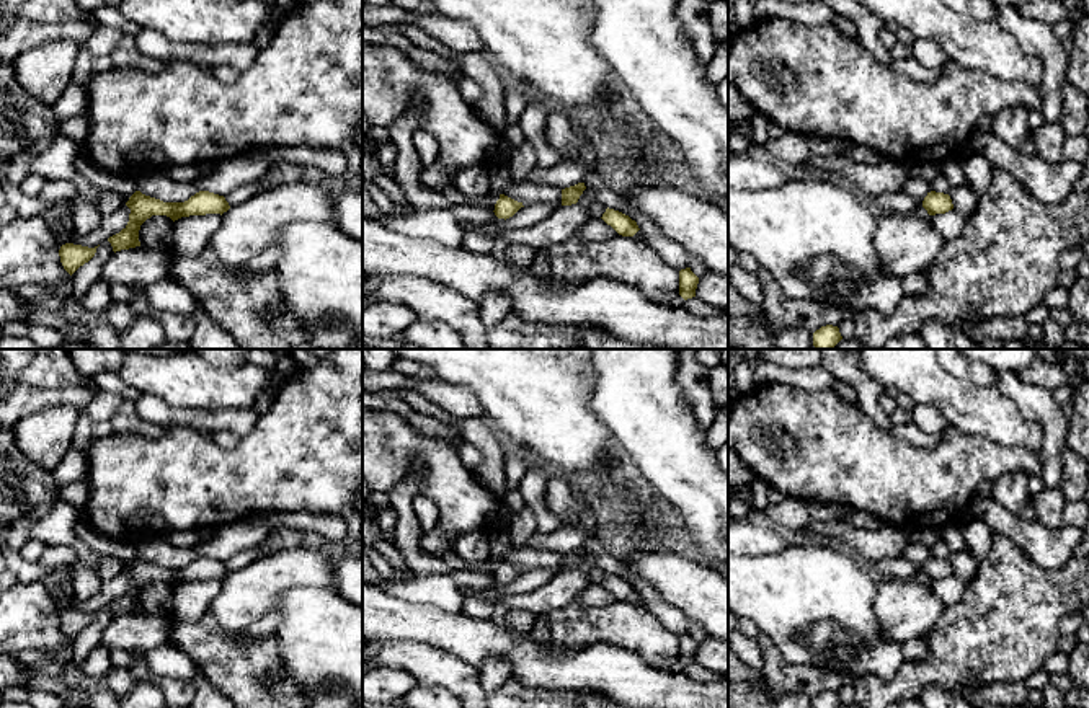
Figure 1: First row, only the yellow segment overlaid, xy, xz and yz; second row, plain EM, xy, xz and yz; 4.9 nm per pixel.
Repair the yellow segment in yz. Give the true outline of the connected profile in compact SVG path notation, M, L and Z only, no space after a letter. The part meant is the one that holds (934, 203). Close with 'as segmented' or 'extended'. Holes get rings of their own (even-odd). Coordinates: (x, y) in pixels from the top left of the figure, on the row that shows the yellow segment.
M931 191L922 201L922 207L929 215L945 214L953 209L952 199L949 194Z; as segmented

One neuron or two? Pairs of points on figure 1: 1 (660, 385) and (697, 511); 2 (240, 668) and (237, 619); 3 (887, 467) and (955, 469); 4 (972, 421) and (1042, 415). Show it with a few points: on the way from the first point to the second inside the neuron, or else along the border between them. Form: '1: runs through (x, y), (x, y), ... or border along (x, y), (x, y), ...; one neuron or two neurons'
1: runs through (660, 416), (660, 433), (691, 480); one neuron
2: border along (208, 612), (222, 628), (239, 633); two neurons
3: runs through (903, 473), (939, 473); one neuron
4: border along (998, 389), (1040, 428), (1039, 452); two neurons

